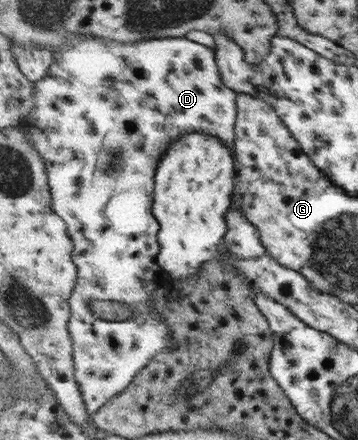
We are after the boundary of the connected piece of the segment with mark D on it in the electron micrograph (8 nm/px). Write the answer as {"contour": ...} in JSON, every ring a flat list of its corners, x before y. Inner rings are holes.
{"contour":[[84,34,72,35,53,56,56,60,48,75,35,83,35,108,22,121,26,123,29,139,34,141,48,163,54,209,68,221,68,233,74,231,73,255,80,274,76,289,68,299,72,311,68,331,74,349,75,376,83,391,89,417,94,417,112,397,123,393,154,355,162,349,167,351,176,347,162,313,153,313,150,307,150,295,156,291,165,272,163,266,158,265,161,225,153,209,155,177,170,144,186,134,215,135,235,155,239,94,222,81,215,48,187,38,118,43,108,39,102,41,100,37,90,39],[92,299,128,303,138,315,128,321,100,319,90,307]]}

